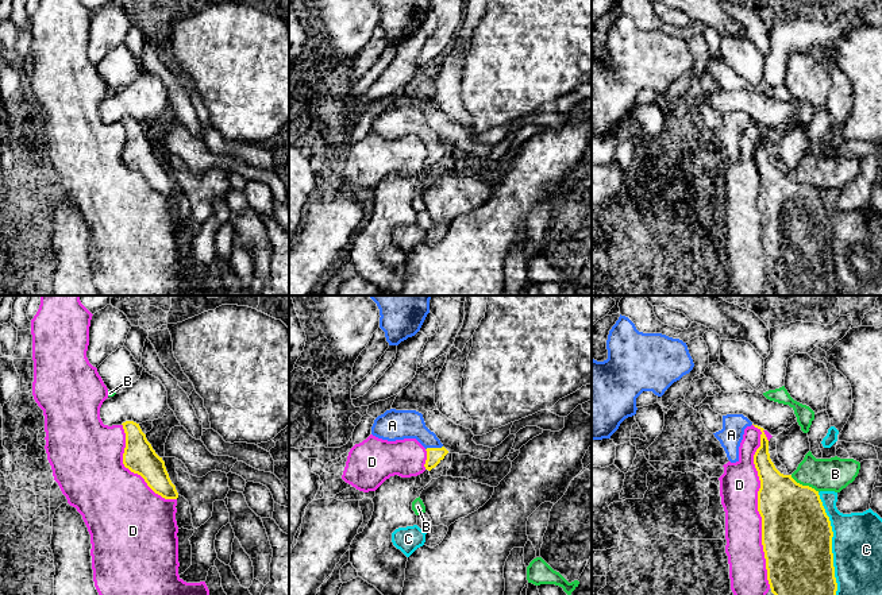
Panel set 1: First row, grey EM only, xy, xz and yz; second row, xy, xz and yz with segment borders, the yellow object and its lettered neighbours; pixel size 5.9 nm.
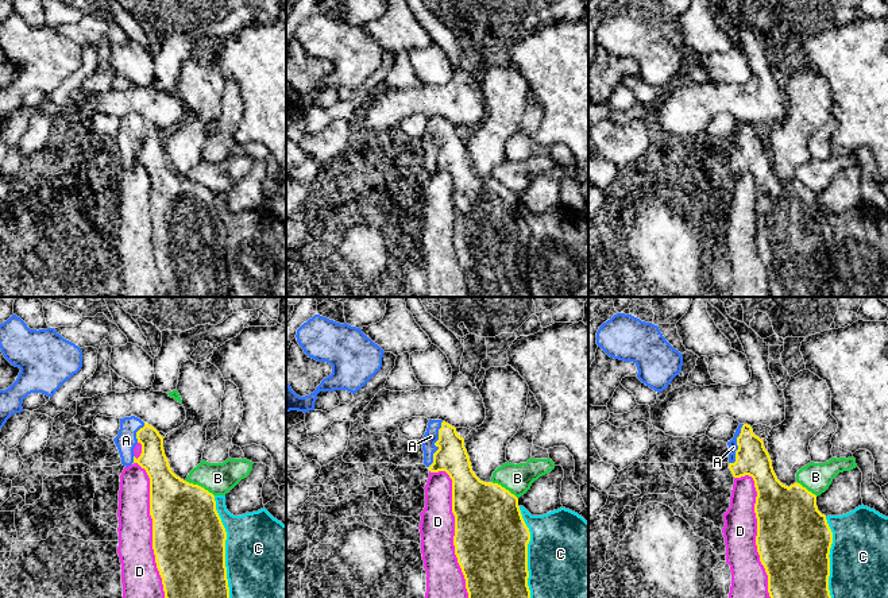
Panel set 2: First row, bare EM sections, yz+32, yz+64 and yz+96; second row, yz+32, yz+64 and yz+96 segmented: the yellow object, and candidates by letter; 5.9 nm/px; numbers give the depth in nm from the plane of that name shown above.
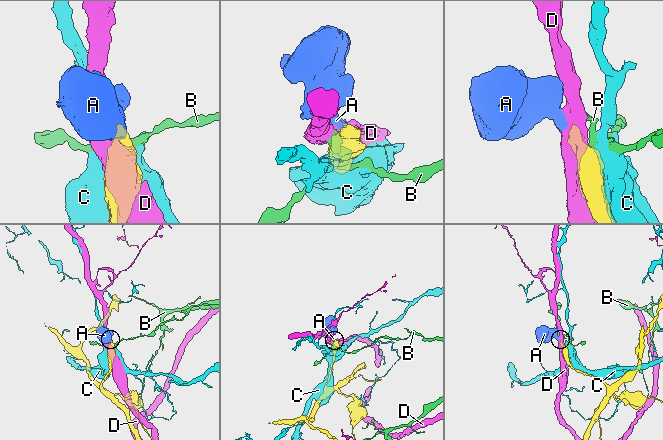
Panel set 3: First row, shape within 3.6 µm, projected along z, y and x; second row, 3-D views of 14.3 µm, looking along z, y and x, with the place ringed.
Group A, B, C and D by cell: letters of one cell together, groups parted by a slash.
A / B / C / D

